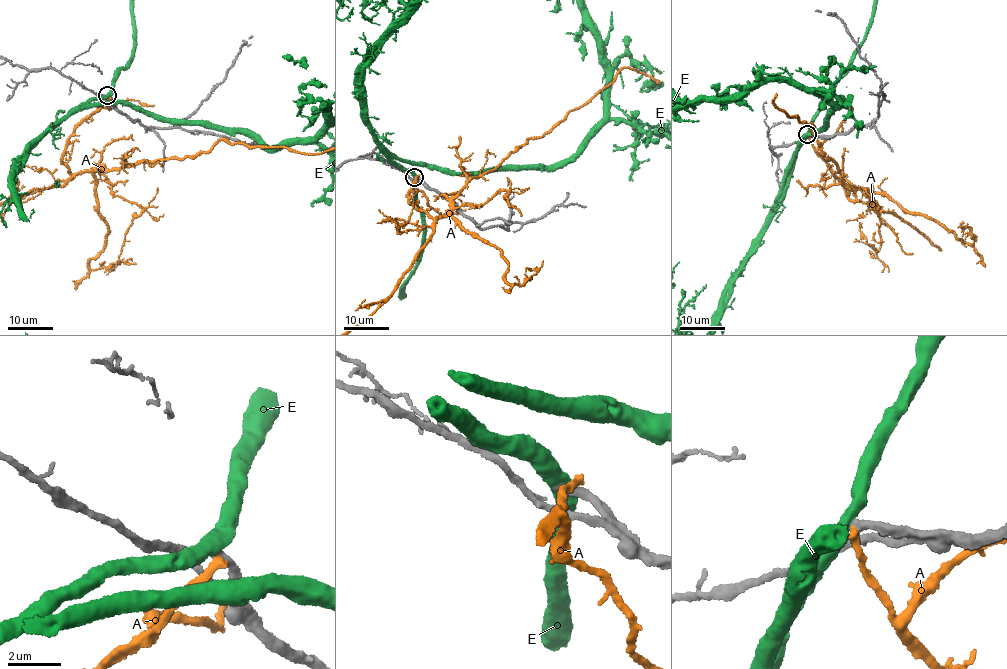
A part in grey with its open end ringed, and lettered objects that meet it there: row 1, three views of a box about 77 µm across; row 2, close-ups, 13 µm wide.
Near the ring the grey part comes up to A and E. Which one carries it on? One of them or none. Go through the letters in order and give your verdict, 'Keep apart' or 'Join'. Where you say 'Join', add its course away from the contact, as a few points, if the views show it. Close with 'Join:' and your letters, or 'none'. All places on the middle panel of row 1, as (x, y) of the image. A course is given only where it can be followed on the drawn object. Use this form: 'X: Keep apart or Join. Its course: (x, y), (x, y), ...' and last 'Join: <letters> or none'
A: Keep apart
E: Keep apart
Join: none

